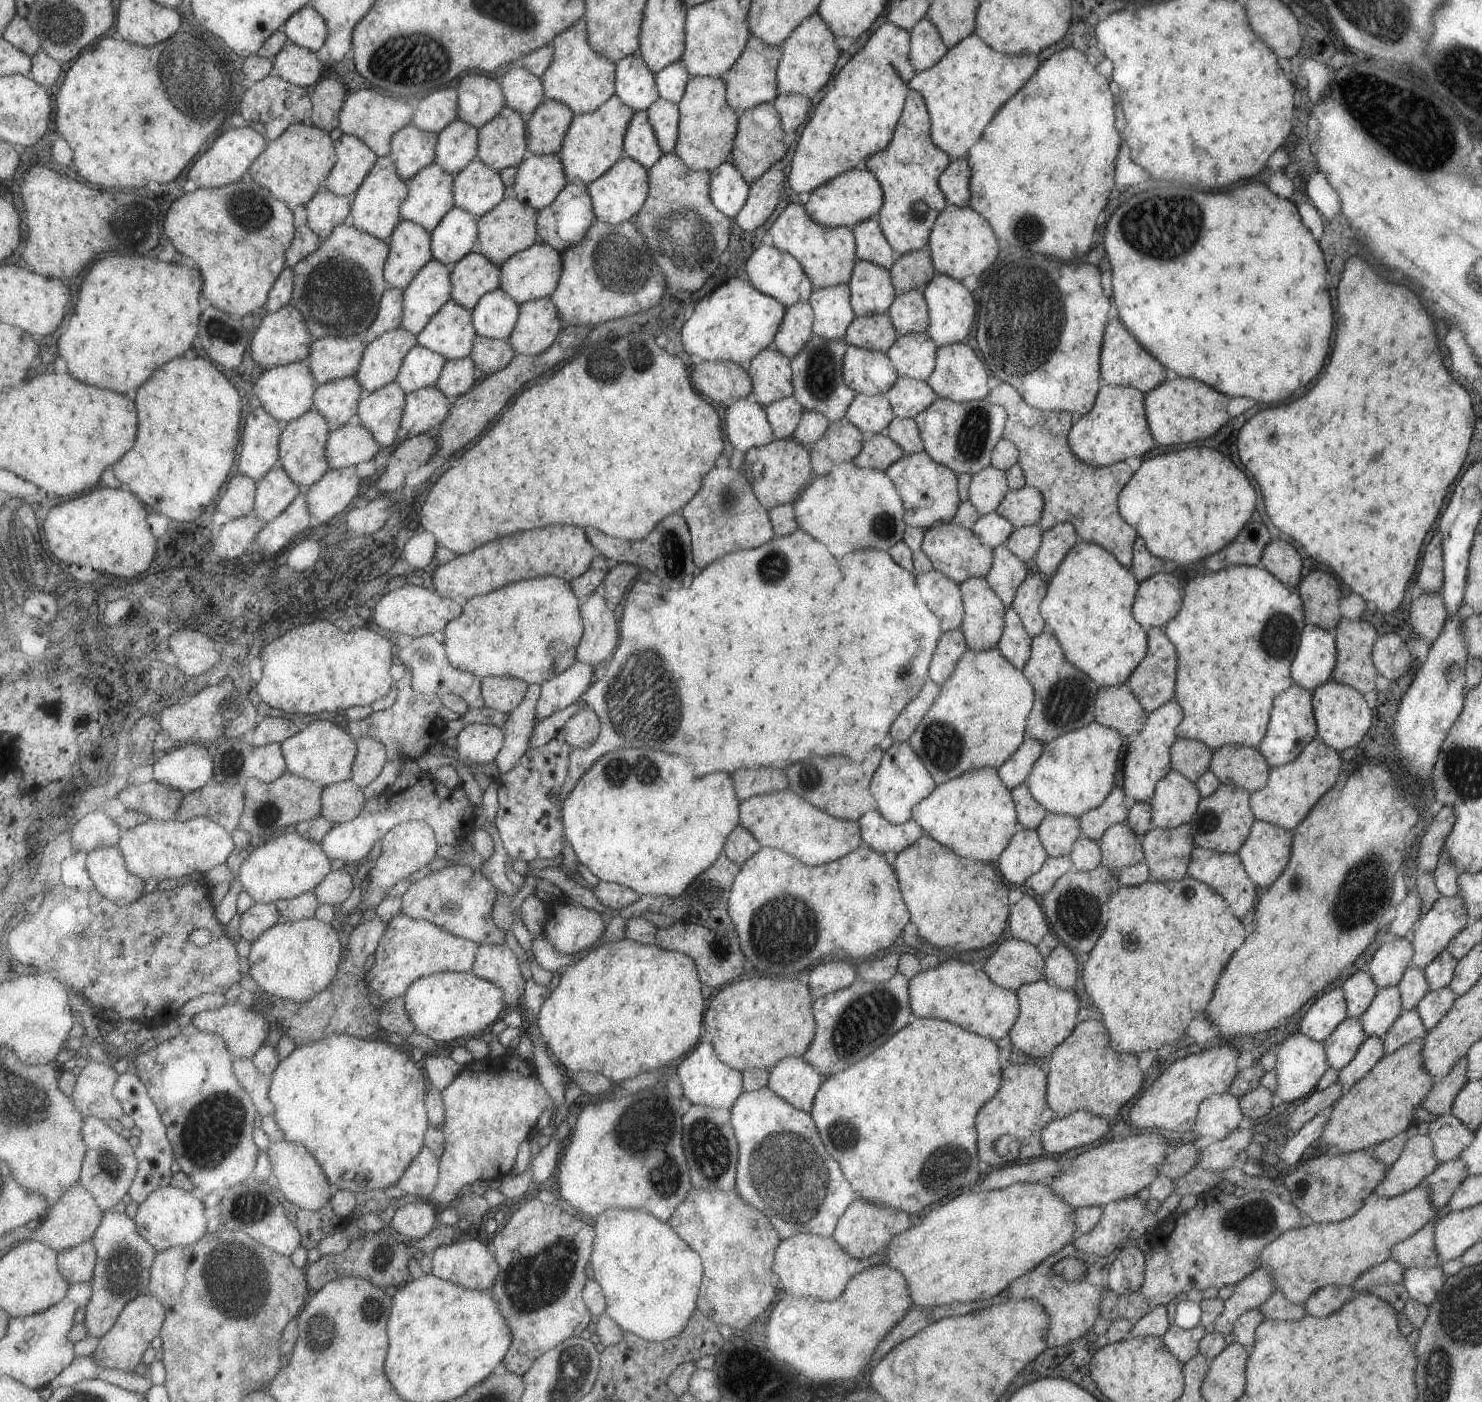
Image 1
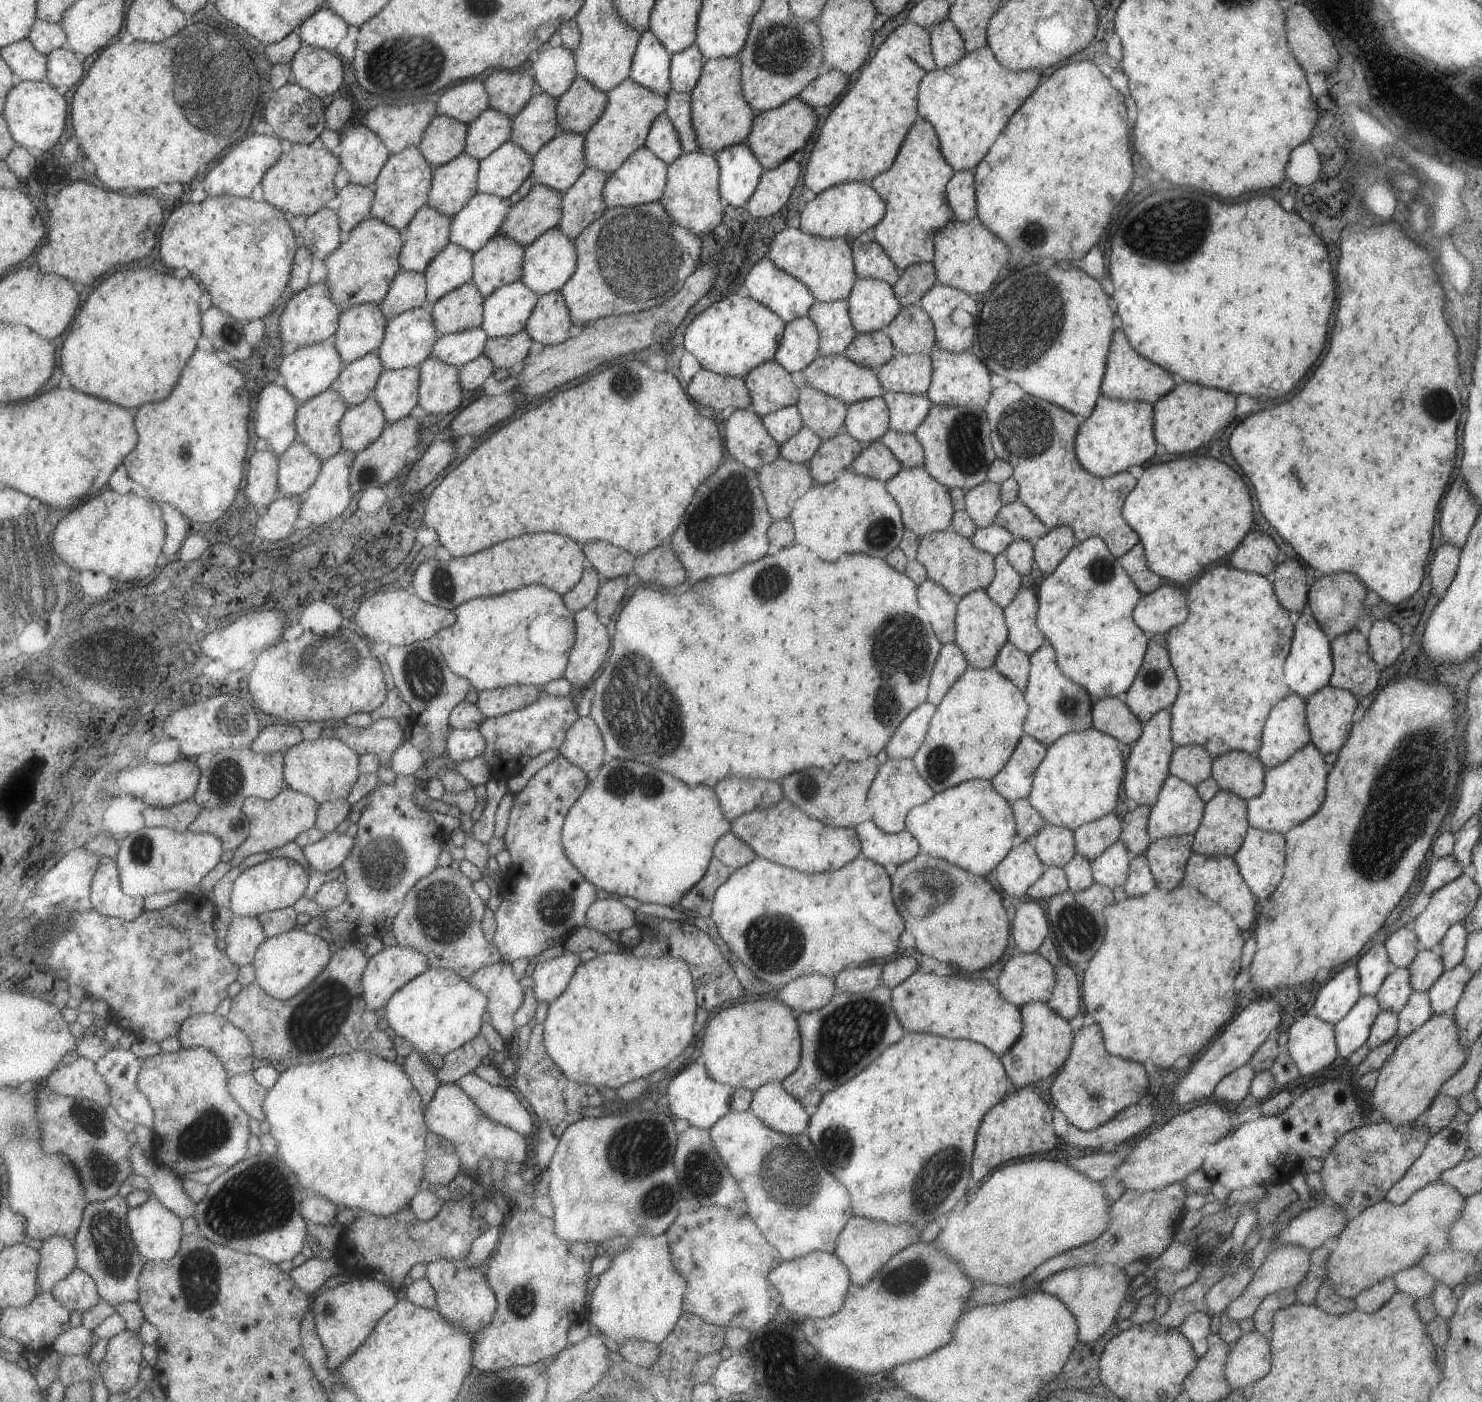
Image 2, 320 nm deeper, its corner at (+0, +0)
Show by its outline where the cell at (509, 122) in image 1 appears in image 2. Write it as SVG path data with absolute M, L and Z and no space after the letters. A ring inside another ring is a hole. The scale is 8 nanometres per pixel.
M537 92L512 117L512 134L508 138L528 155L534 155L549 139L561 132L556 121L556 100Z

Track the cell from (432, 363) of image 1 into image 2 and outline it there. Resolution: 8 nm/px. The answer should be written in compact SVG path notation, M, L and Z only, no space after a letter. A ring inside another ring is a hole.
M480 326L460 333L442 335L433 349L433 357L456 367L469 364L484 352L488 342L488 333Z

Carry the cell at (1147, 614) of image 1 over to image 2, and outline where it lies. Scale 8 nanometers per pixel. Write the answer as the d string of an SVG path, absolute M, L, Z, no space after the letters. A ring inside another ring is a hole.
M1163 581L1153 592L1141 595L1132 610L1134 623L1148 636L1161 633L1165 635L1175 625L1180 625L1187 618L1186 596L1177 584Z

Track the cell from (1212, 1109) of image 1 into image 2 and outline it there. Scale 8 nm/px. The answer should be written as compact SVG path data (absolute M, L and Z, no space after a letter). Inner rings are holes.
M1247 1062L1243 1066L1232 1070L1226 1074L1215 1085L1213 1094L1221 1098L1223 1102L1228 1102L1230 1106L1239 1105L1238 1102L1245 1098L1249 1092L1250 1082L1254 1075L1254 1068Z

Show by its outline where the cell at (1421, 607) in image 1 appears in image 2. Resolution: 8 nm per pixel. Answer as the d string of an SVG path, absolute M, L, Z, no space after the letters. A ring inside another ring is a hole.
M1447 542L1437 547L1433 554L1428 574L1430 576L1431 590L1439 599L1453 580L1458 567L1459 555L1460 548Z

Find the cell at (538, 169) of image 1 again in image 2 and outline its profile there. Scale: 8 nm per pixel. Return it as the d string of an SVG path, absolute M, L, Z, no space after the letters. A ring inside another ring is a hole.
M561 131L531 156L535 182L564 193L586 169L584 135Z

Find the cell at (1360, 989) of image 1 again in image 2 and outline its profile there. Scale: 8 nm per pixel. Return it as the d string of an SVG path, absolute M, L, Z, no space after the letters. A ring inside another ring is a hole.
M1383 943L1371 946L1355 964L1361 995L1373 996L1387 974L1389 959Z

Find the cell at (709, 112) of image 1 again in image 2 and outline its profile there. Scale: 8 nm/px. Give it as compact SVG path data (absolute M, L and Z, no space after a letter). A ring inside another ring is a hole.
M736 55L704 60L697 84L690 92L690 111L692 127L701 151L714 154L726 146L747 143L755 114L742 93L740 62Z

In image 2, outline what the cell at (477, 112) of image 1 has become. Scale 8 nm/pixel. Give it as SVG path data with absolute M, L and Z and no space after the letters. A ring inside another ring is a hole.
M526 69L491 72L484 82L488 91L488 106L514 117L533 94L538 92L534 78Z

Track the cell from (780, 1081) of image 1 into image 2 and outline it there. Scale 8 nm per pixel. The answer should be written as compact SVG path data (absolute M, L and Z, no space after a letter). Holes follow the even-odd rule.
M768 1082L752 1091L749 1109L765 1126L778 1133L797 1136L807 1132L810 1111L785 1092L780 1082Z

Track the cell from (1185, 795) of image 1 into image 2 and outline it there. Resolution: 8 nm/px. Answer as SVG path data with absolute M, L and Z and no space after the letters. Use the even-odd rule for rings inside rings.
M1171 774L1163 781L1157 800L1150 807L1146 829L1150 842L1163 837L1194 835L1199 826L1204 802L1199 798L1196 787Z

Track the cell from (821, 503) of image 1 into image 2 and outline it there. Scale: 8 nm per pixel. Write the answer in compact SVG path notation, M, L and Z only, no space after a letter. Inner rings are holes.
M851 468L842 471L831 482L808 488L797 501L793 503L788 519L791 521L795 542L813 550L819 558L835 562L841 554L863 552L867 556L885 558L891 550L898 547L904 526L897 503L888 493L885 483L861 476Z

